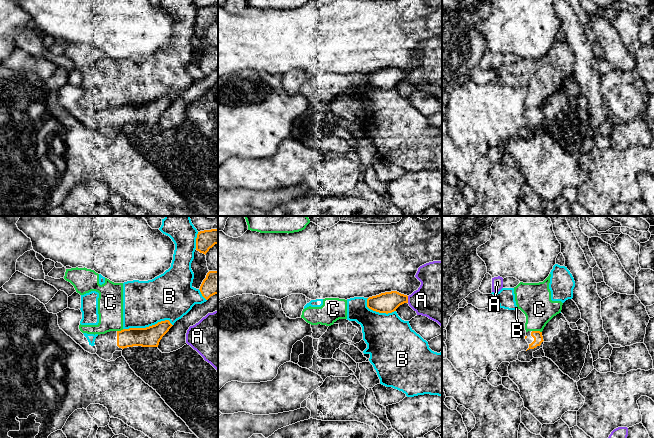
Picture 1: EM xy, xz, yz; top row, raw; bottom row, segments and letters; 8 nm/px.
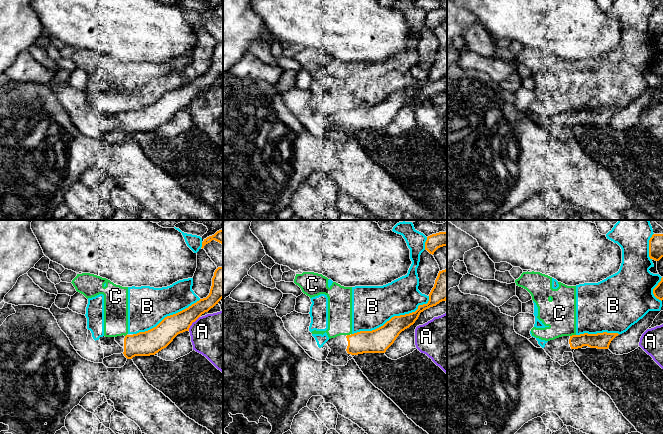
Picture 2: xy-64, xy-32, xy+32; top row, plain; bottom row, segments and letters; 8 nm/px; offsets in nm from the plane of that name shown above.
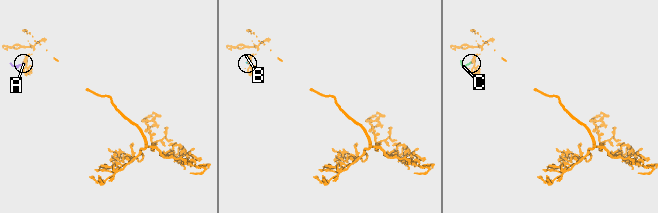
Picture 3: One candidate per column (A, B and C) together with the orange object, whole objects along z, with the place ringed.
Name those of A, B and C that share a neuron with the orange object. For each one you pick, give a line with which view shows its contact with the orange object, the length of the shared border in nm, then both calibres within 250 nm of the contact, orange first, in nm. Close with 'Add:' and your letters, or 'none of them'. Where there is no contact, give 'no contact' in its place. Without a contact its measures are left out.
Add: none of them

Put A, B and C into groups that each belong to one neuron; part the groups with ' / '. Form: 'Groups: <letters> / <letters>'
Groups: A / B C

